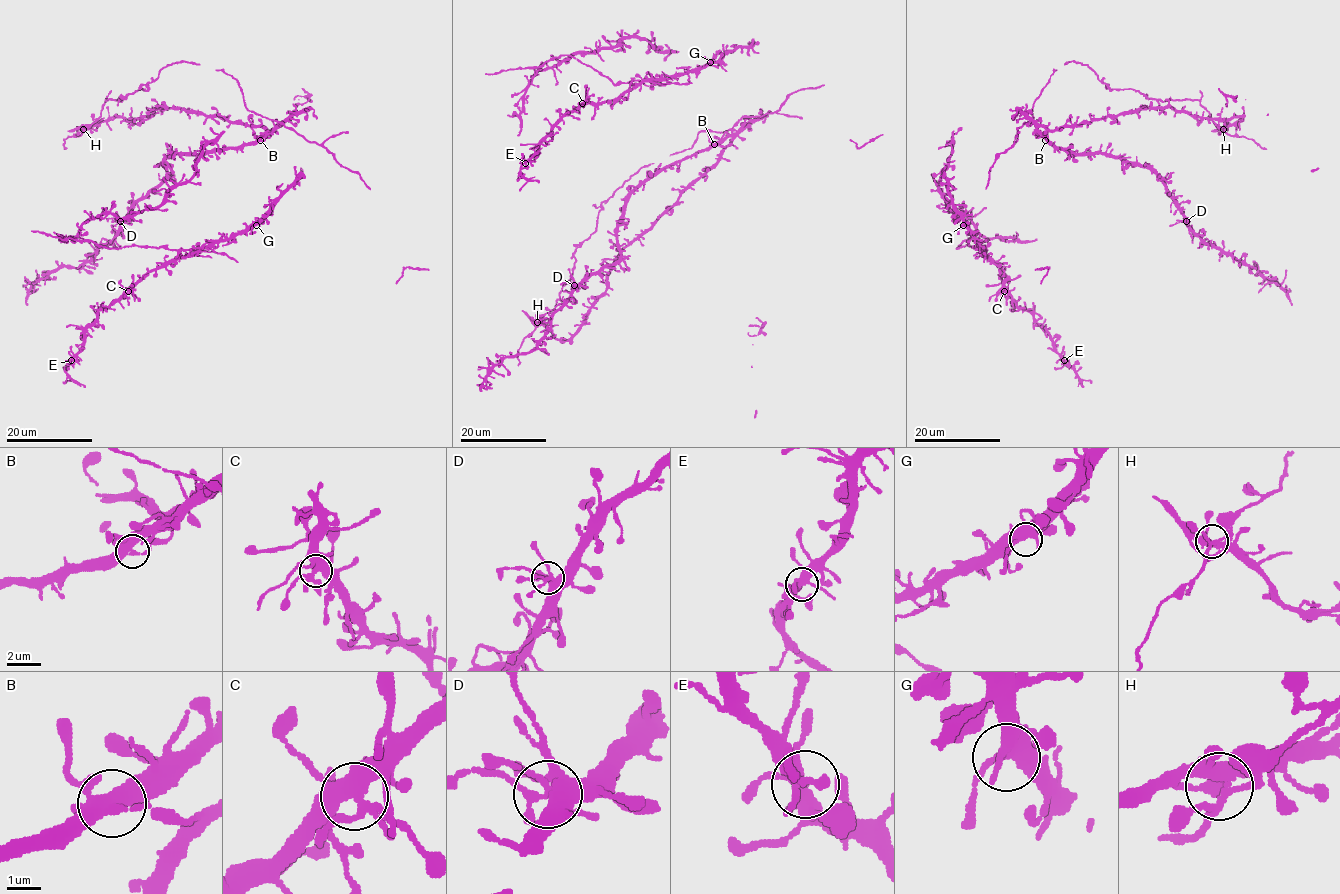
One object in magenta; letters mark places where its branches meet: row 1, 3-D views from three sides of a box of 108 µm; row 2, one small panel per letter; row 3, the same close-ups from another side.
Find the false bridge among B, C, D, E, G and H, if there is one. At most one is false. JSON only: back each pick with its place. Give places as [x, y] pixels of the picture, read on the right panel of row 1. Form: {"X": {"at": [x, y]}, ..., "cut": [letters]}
{"cut": []}

